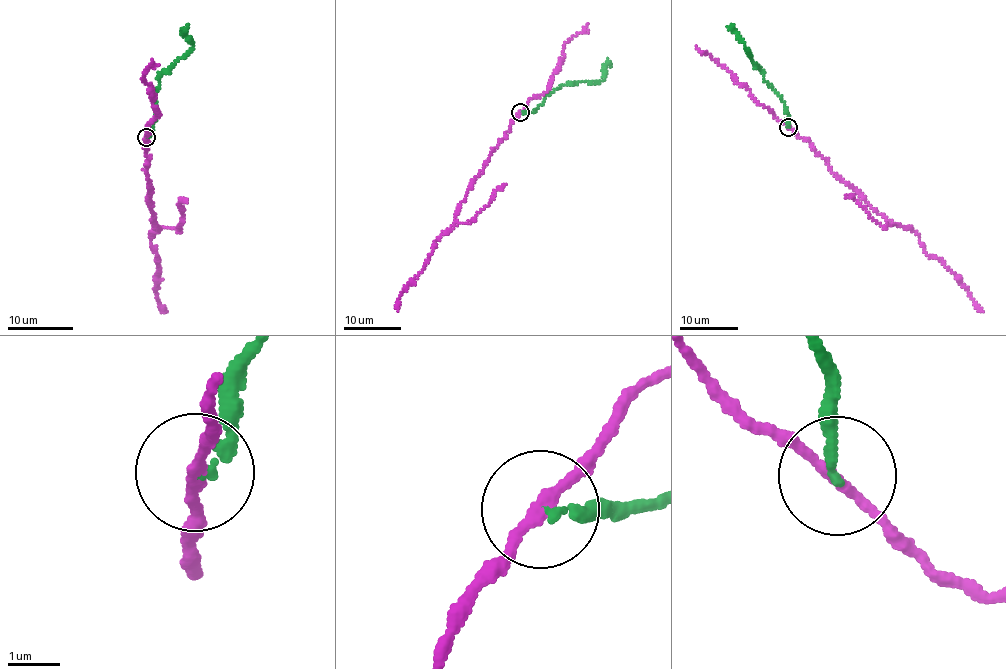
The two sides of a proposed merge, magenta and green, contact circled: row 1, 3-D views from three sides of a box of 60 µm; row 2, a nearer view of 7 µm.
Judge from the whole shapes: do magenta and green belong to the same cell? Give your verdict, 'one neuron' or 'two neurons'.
two neurons

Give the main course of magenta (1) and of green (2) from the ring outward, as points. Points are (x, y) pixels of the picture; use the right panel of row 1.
1: (788, 127), (810, 143), (834, 174), (854, 188), (872, 209), (916, 232), (928, 255), (944, 265), (983, 311)
2: (788, 127), (784, 103), (764, 81), (763, 70), (751, 61), (734, 23)

